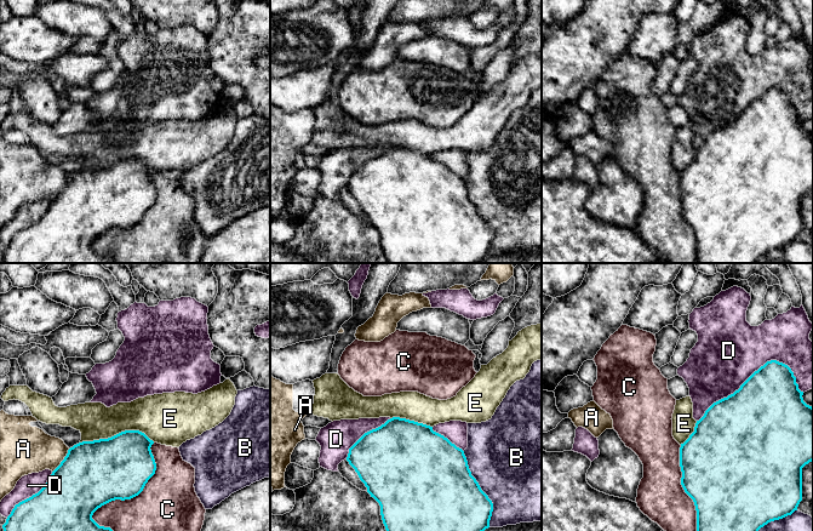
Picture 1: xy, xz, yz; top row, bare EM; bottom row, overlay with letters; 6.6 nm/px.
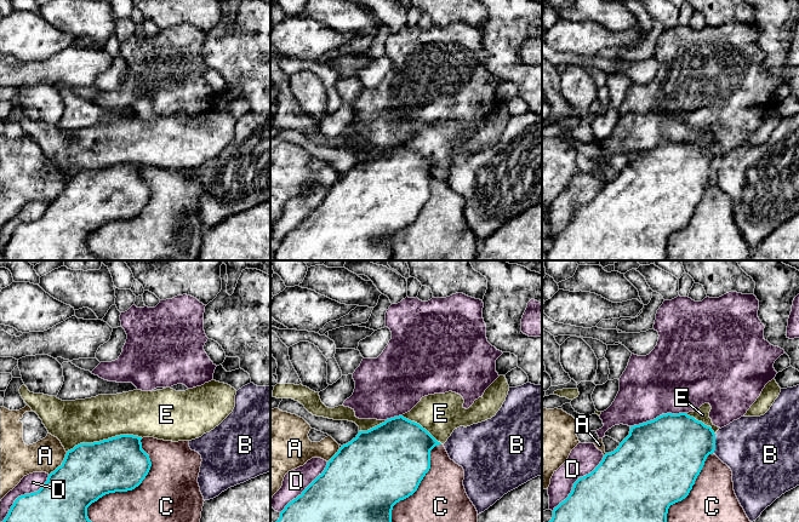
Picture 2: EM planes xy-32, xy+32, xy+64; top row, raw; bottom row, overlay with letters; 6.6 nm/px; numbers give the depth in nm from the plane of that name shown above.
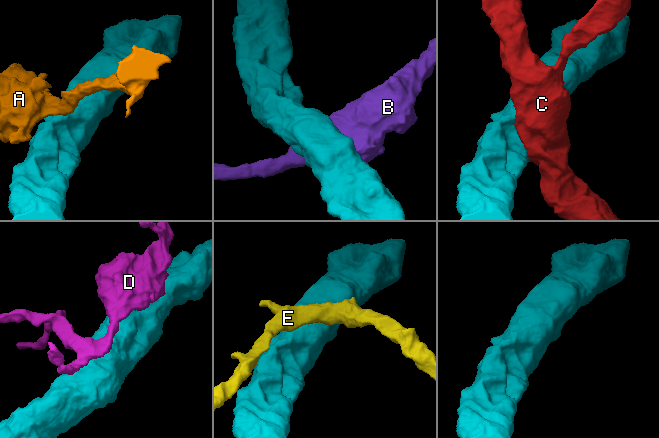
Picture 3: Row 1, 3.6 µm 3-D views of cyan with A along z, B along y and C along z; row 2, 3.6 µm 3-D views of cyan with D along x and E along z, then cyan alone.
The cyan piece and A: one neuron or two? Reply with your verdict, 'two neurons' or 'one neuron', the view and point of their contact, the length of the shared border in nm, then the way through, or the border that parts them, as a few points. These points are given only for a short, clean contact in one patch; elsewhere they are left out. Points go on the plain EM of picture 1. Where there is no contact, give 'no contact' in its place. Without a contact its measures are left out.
two neurons | xy (62, 189) | 200 nm | along xy (69, 177), (64, 187), (52, 200)

